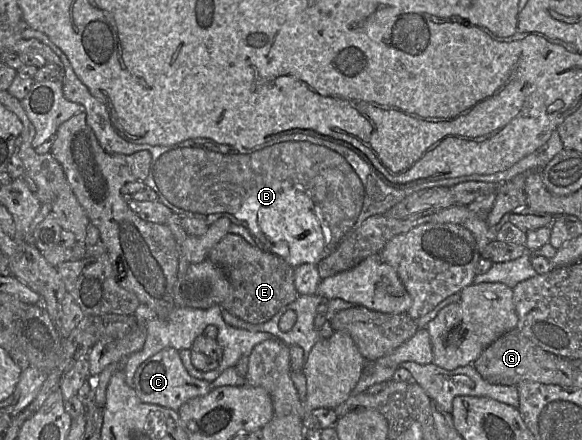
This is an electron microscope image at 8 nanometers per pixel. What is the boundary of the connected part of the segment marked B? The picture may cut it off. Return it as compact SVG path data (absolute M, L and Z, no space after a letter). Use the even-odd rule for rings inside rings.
M24 20L20 21L19 29L24 38L38 39L59 56L64 66L63 94L66 99L84 106L87 124L91 127L99 144L106 152L130 155L146 150L151 154L150 170L144 183L157 193L158 201L171 209L173 213L204 219L209 225L219 218L227 217L233 224L247 228L263 244L263 249L279 256L293 268L304 263L317 265L367 218L374 215L384 215L389 209L415 191L436 187L453 187L470 181L502 184L521 173L543 169L555 155L564 149L559 133L554 130L544 145L505 171L489 175L472 174L427 182L403 190L388 186L370 168L360 154L349 148L352 146L344 141L330 139L313 131L286 131L254 148L234 148L207 138L191 138L169 146L136 144L125 140L116 132L111 124L105 104L91 94L88 87L75 74L65 53L46 34L31 28Z

